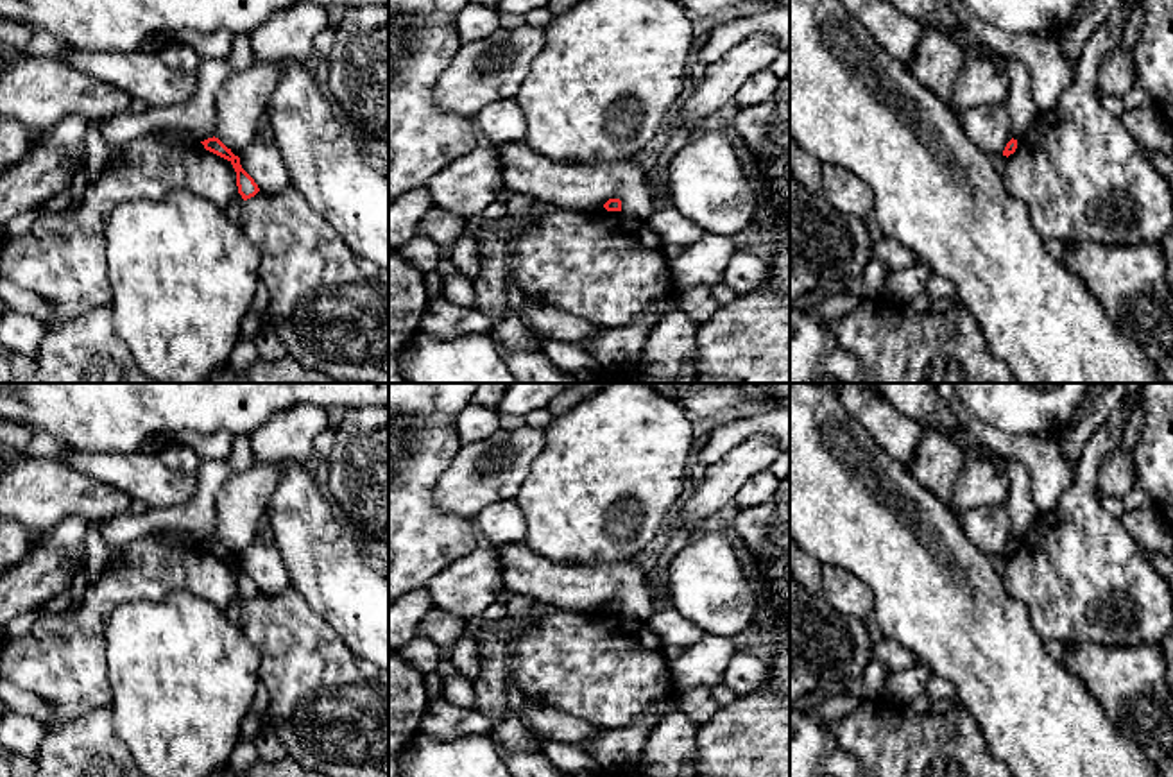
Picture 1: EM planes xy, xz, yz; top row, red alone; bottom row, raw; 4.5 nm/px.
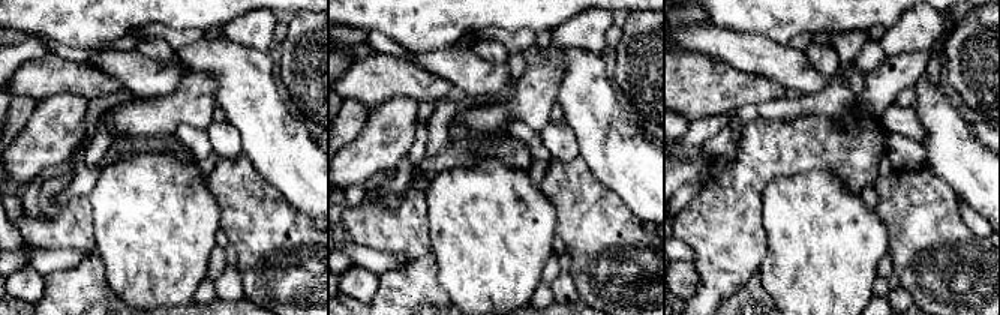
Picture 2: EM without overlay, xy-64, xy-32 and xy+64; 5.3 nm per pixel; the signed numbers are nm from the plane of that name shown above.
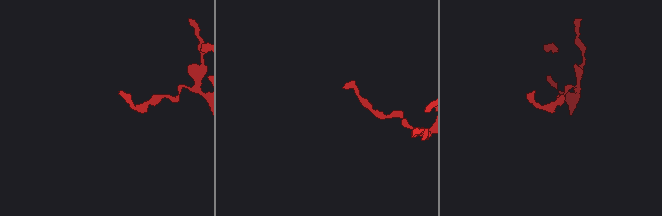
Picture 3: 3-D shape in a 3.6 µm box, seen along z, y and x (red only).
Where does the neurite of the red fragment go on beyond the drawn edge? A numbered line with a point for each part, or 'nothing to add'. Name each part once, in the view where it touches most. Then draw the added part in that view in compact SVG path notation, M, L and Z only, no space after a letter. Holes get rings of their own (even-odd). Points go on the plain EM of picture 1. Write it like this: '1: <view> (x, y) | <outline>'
nothing to add

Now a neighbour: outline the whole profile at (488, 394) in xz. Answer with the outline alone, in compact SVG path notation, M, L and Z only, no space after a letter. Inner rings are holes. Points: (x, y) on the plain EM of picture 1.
M476 383L471 403L496 410L509 383Z

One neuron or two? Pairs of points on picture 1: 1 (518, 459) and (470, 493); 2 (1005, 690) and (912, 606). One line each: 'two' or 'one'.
1: one
2: one

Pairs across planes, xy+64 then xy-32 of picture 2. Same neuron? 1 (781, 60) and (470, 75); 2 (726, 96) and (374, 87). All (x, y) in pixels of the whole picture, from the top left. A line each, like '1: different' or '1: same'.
1: same
2: same

